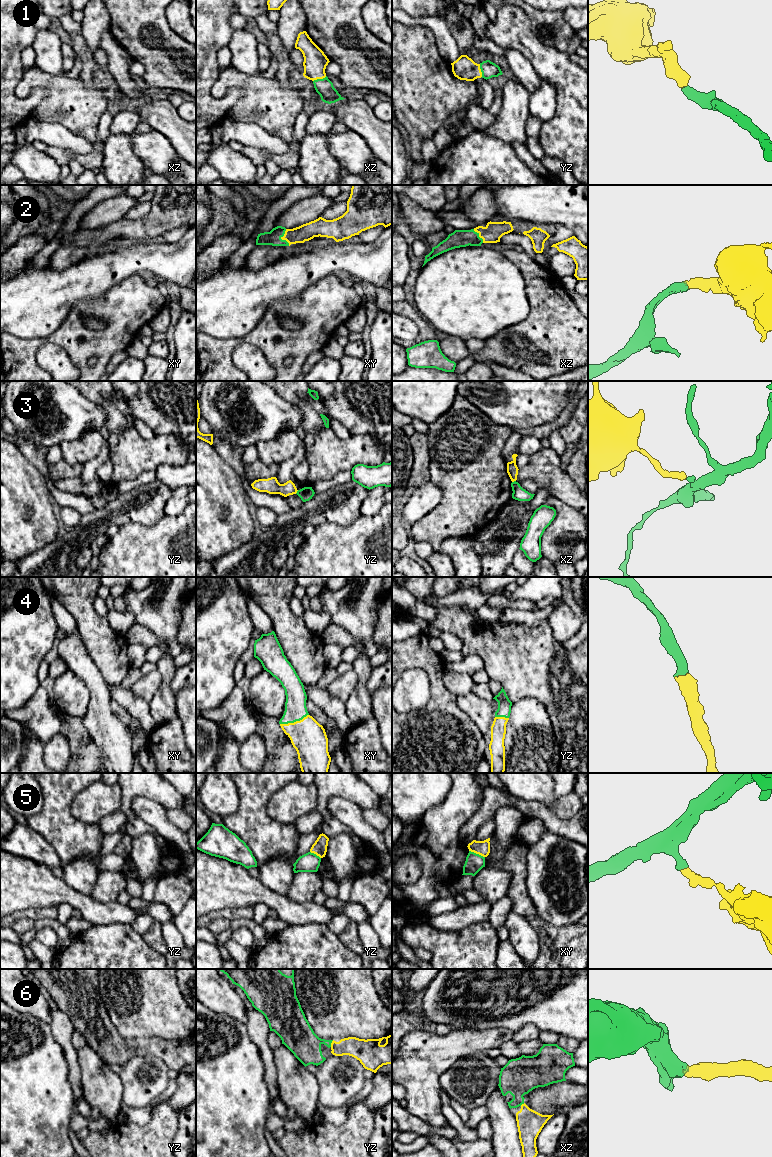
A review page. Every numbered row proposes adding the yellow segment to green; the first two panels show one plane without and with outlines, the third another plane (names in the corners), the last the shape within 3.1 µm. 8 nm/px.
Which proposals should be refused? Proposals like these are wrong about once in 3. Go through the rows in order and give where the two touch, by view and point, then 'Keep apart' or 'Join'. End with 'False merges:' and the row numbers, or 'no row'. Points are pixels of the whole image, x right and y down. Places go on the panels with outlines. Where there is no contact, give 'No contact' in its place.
1: Touches green at xz (319, 79). Join
2: Touches green at xy (280, 238). Join
3: Touches green at yz (297, 492). Keep apart
4: Touches green at xy (294, 721). Join
5: Touches green at xy (477, 854). Keep apart
6: Touches green at yz (331, 1042). Join
False merges: 3, 5

